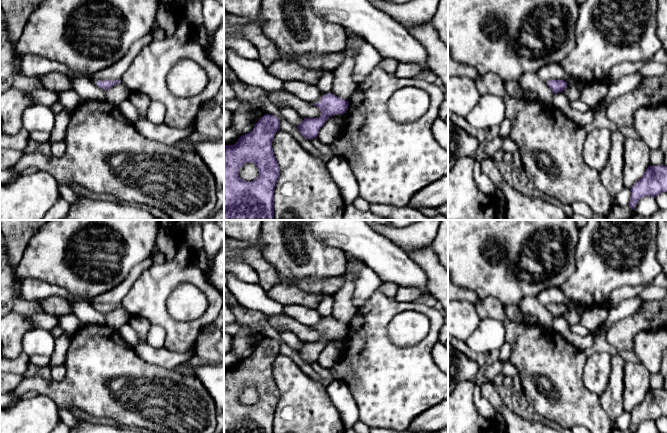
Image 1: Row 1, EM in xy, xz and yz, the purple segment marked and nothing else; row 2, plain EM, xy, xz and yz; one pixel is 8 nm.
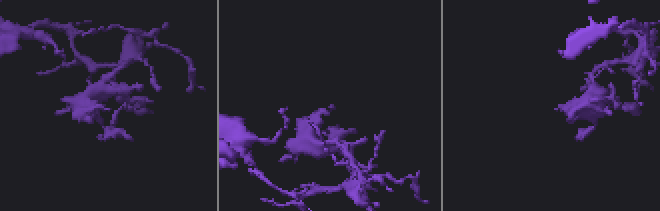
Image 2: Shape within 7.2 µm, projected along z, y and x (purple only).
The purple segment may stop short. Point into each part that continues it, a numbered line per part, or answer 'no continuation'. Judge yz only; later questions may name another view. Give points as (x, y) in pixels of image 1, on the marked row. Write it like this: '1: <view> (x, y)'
no continuation

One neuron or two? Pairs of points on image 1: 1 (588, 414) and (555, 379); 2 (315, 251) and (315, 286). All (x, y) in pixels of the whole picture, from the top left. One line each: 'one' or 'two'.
1: one
2: two

